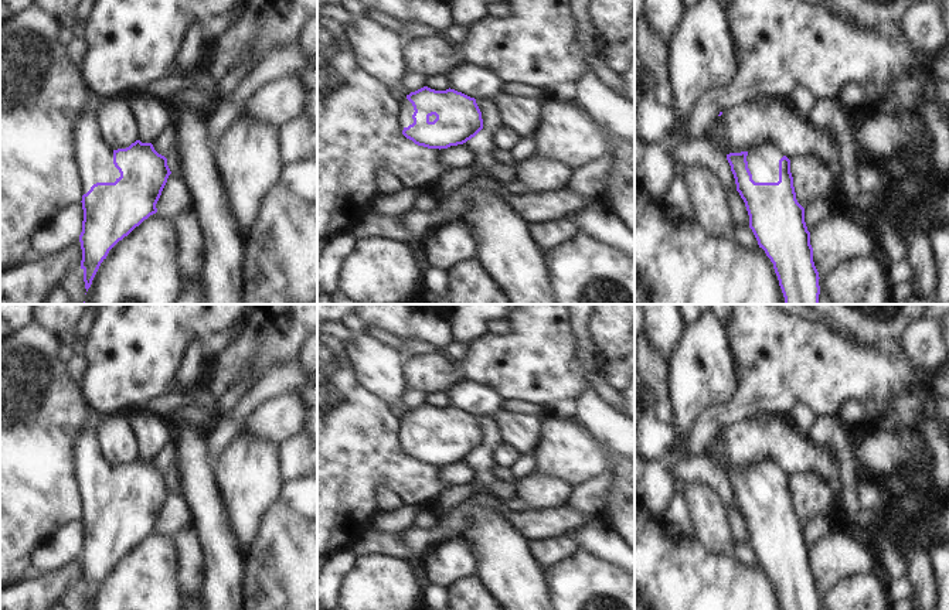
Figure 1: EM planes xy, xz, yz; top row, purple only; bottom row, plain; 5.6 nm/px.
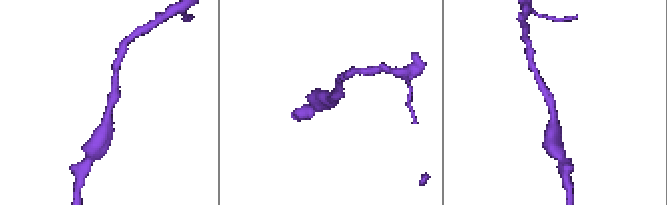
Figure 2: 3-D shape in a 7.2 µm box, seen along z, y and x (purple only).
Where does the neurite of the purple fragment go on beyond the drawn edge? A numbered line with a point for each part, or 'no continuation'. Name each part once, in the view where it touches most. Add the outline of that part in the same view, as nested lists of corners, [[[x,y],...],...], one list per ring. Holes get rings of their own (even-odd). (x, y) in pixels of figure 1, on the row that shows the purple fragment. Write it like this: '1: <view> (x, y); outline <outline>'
1: yz (762, 162); outline [[[765,143],[756,149],[748,150],[748,168],[755,183],[778,183],[779,160],[783,151],[773,143]]]

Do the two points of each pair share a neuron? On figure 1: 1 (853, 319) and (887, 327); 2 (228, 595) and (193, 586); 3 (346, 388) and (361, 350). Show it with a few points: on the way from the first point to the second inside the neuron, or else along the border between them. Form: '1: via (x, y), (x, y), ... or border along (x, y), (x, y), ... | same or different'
1: via (861, 319), (876, 319), (878, 321) | same
2: border along (203, 555), (203, 583), (199, 593) | different
3: border along (344, 344), (344, 353), (354, 378), (374, 395) | different

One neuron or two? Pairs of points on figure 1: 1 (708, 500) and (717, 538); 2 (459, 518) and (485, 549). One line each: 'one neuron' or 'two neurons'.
1: one neuron
2: two neurons

